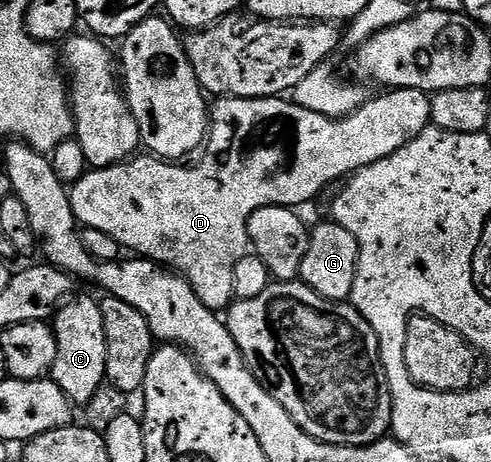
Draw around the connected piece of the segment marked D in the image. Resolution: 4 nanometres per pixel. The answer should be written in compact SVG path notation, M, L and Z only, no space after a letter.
M390 88L382 92L379 98L373 98L371 97L363 102L360 108L356 108L350 114L345 114L342 118L329 118L320 112L312 112L308 108L299 106L297 102L287 100L282 96L277 98L217 99L212 106L210 132L206 145L200 154L202 159L195 166L186 167L186 164L163 162L153 156L145 156L146 158L135 156L129 162L120 166L109 166L103 170L87 169L85 176L69 187L74 221L85 228L96 228L99 232L108 232L108 236L112 236L112 240L121 244L123 251L156 262L159 267L169 268L171 271L177 272L186 279L186 283L194 289L196 296L200 296L200 300L209 310L225 311L235 301L232 286L232 268L236 268L236 263L247 254L252 246L248 236L248 220L252 216L252 212L256 212L265 206L302 208L305 202L312 201L321 190L328 189L333 182L339 181L338 183L341 183L347 176L357 174L368 164L376 164L376 160L384 160L384 156L392 156L392 152L400 152L400 148L404 148L404 144L416 140L416 136L420 136L420 132L424 132L426 127L431 125L430 98L425 90L395 90Z

